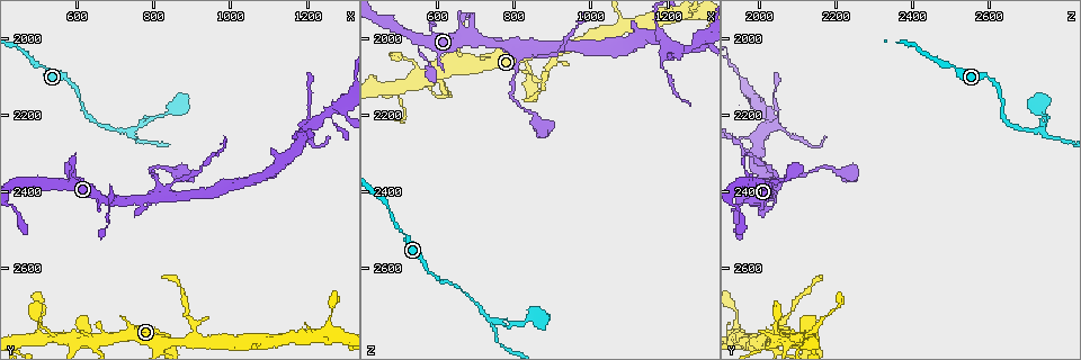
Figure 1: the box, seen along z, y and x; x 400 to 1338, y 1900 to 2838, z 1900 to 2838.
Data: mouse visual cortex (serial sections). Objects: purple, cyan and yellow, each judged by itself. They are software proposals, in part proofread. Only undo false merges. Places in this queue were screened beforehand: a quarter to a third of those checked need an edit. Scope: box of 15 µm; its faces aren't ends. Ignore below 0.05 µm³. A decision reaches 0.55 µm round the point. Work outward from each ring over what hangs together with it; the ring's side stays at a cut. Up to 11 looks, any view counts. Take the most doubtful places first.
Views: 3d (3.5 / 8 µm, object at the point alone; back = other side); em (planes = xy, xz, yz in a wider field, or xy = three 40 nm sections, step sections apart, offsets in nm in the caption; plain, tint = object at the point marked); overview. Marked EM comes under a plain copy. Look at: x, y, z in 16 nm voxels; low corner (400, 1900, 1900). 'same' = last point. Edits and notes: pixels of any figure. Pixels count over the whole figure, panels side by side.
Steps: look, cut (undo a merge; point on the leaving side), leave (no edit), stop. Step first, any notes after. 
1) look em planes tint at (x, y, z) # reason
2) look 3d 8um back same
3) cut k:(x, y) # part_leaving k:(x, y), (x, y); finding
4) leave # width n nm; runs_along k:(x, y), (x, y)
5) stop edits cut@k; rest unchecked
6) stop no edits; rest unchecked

look 3d 8um at (805, 2415, 2025) # four arms meet

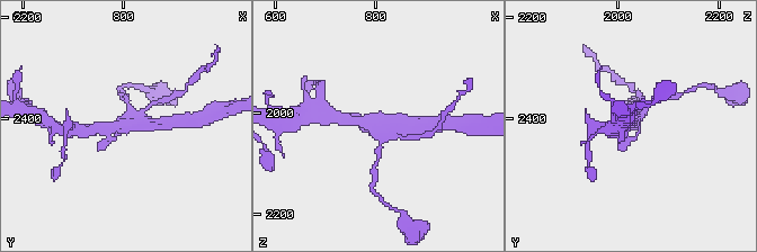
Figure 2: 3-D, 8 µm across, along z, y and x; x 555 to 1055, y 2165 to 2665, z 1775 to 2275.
look em xy step 3 tint at (810, 2415, 2025)

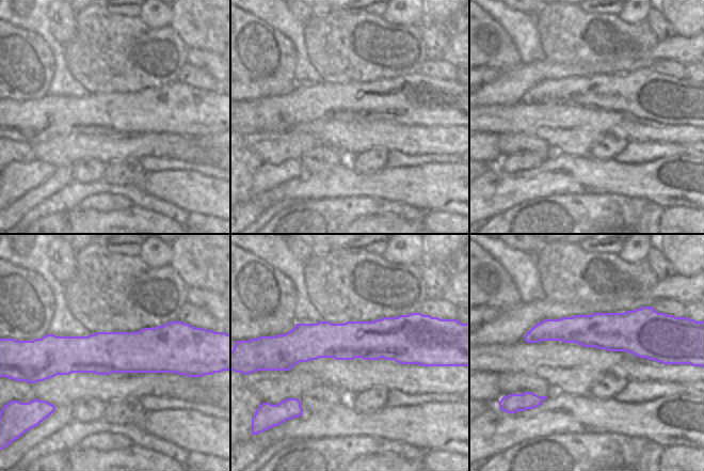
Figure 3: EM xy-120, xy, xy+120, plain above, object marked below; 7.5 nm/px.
leave # width 280 nm; runs_along 2:(347, 122), (412, 128); all the same cell

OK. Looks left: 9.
look 3d 3.5um at (730, 2240, 2725) # side arm on a straight run

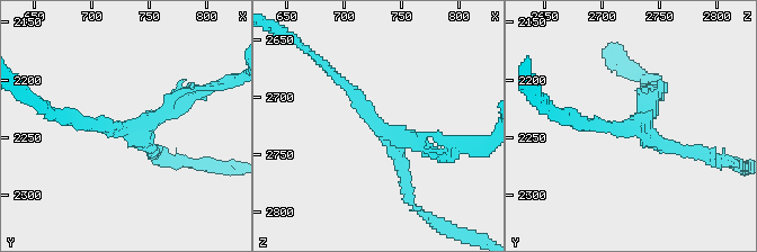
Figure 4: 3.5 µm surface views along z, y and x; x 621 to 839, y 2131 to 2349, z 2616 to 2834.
look em xy step 2 tint at (732, 2242, 2728)

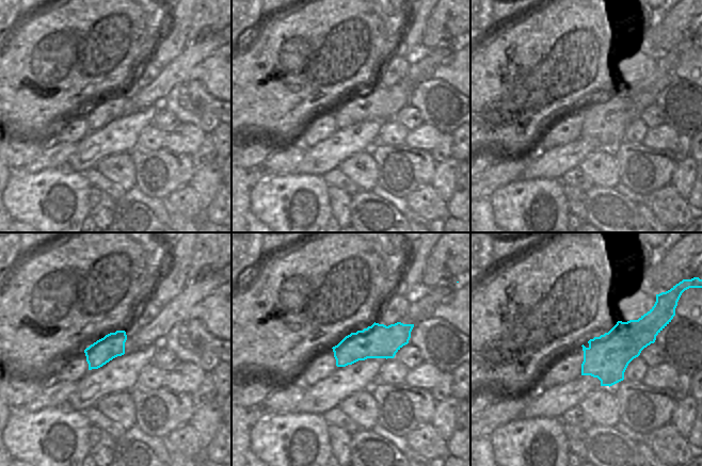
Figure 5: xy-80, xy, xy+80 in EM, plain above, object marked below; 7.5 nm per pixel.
leave # arm_widths 150, 150, 200 nm; runs_along 4:(335, 75), (376, 127), (442, 153); all the same cell

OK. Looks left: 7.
look em xy step 3 tint at (620, 2760, 2125) # abrupt turn

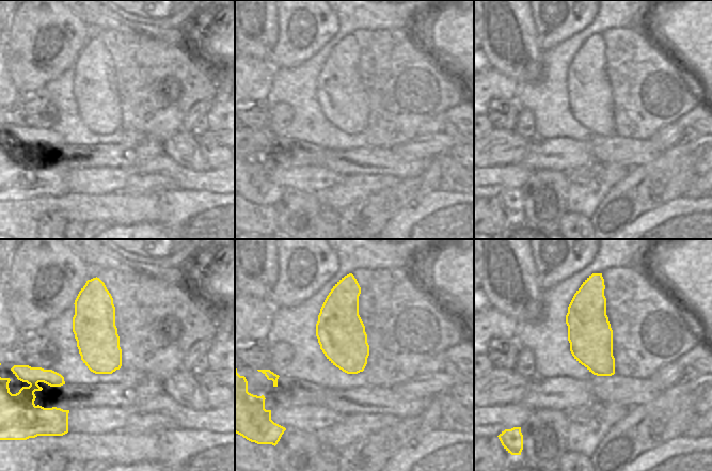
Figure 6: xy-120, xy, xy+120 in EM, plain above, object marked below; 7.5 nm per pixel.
look 3d 3.5um same

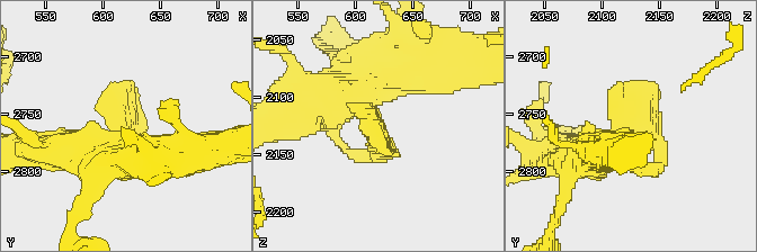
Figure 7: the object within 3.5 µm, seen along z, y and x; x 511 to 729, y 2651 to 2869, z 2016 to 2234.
leave # runs_along 7:(365, 87), (350, 92), (382, 153), (362, 162); continuous, no second cell

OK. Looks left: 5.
look 3d 8um at (885, 2715, 2085) # a narrow waist

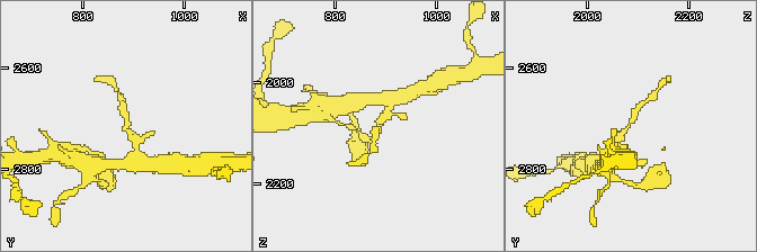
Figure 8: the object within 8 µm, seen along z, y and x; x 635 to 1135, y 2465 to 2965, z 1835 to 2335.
look 3d 3.5um at (885, 2715, 2080)

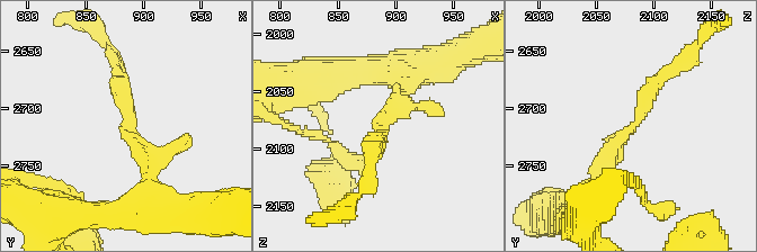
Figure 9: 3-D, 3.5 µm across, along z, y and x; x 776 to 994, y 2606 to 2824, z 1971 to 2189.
look em xy step 1 tint at (886, 2714, 2082) # arm_widths 200, 200 nm; need the tissue

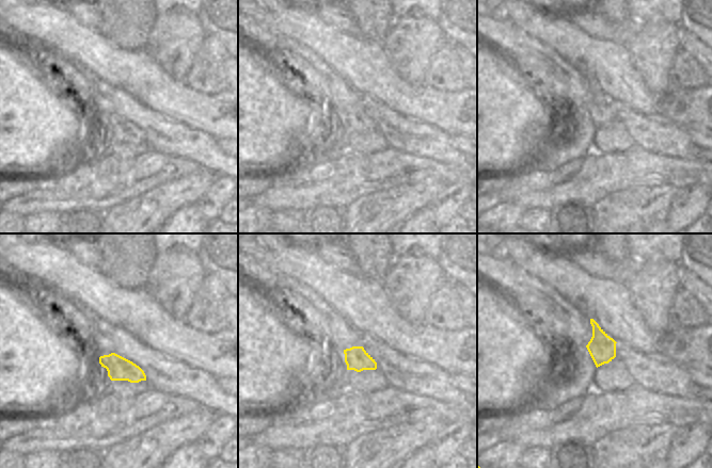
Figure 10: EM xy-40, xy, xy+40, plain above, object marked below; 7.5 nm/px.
leave # all the same cell

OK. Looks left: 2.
look 3d 3.5um at (555, 2375, 2035) # sudden change in width

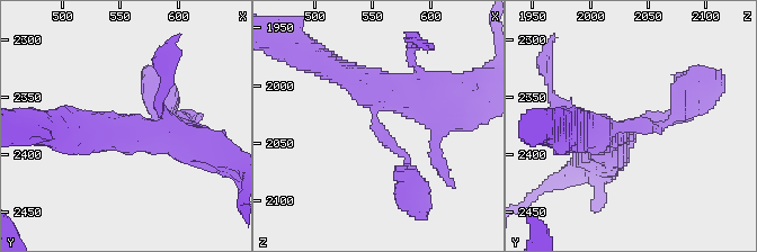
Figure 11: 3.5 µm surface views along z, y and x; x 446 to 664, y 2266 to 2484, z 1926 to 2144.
leave # arms 3; runs_along 11:(603, 136), (664, 126), (680, 106); one cell here

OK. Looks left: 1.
stop no edits; rest unchecked

